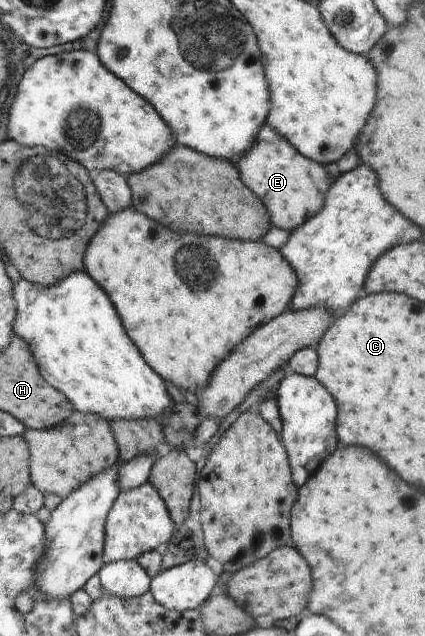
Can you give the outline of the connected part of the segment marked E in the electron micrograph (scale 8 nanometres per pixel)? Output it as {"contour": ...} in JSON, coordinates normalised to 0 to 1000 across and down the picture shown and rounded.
{"contour":[[[631,197],[612,203],[602,225],[565,253],[565,278],[631,325],[640,351],[685,365],[760,330],[765,308],[776,297],[776,275],[762,258],[725,250],[659,208]]]}

